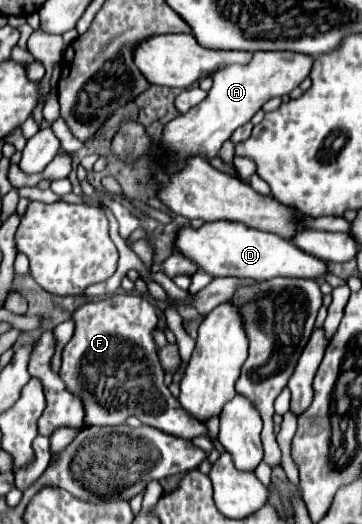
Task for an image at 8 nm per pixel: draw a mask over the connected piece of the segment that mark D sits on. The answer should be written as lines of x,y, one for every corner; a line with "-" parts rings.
217,221
205,223
201,229
183,227
179,231
177,251
187,255
197,263
199,269
213,277
249,277
249,279
273,279
273,277
307,277
315,281
323,281
329,273
327,263
319,257
313,257
301,251
291,241
275,233
267,233
261,229
253,229
245,223
233,221

